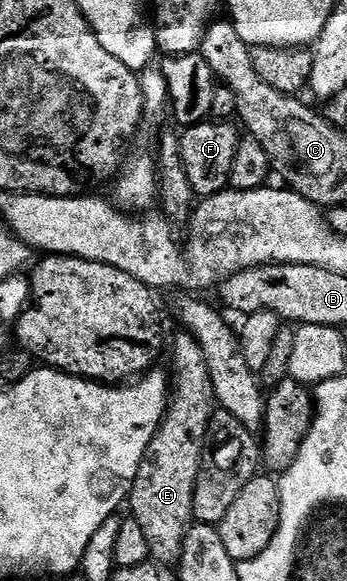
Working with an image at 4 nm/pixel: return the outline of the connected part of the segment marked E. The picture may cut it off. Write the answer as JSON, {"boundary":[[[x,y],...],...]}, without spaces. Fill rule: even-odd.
{"boundary":[[[187,333],[180,334],[171,339],[173,371],[169,410],[127,491],[127,507],[133,510],[130,511],[131,517],[147,537],[150,556],[162,565],[180,564],[185,538],[190,527],[194,526],[195,485],[215,414],[211,373],[207,373],[203,351]]]}

